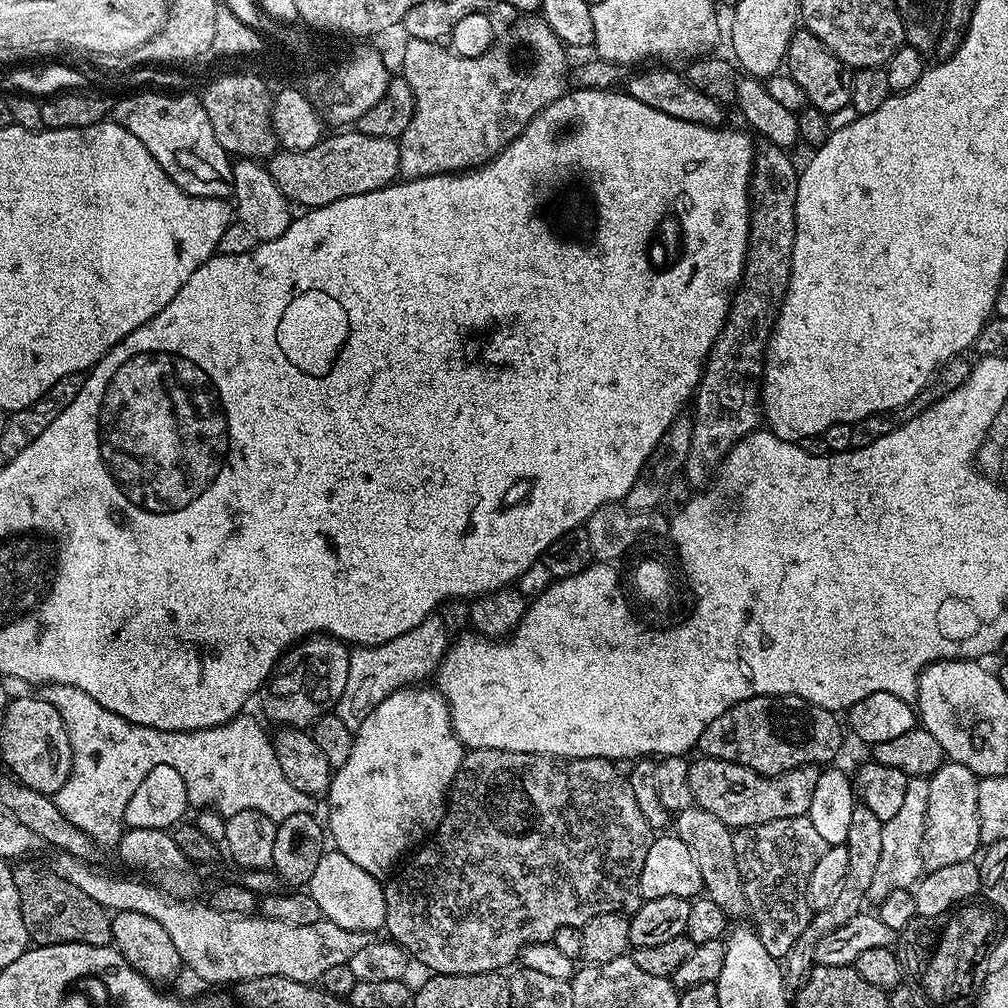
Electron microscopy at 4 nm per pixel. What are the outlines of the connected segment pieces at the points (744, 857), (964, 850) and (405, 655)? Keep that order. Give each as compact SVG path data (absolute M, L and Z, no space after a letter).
M808 815L798 818L778 818L778 822L762 822L758 826L735 829L734 858L748 899L751 923L760 935L762 946L770 950L775 960L783 961L790 954L790 946L810 927L808 883L818 858L829 844L814 830Z
M946 762L933 776L927 777L927 781L930 786L930 802L926 802L924 867L933 872L942 866L951 866L954 862L973 859L981 851L978 826L980 780L970 770L966 770L966 766Z
M440 614L427 616L414 630L402 634L398 638L390 638L381 644L360 646L349 655L350 670L346 674L346 690L342 690L342 698L336 705L335 715L346 722L346 726L355 734L358 726L390 694L394 694L400 688L415 685L433 675L439 667L445 653L448 652L450 633L444 625Z

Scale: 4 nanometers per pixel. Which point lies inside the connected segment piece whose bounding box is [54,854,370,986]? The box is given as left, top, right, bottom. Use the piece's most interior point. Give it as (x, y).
(219, 948)

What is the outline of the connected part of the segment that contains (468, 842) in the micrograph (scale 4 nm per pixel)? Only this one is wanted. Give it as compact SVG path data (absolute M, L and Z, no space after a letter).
M473 748L465 751L462 766L454 778L451 793L446 801L442 822L427 843L415 853L417 856L405 866L404 873L394 877L390 882L387 881L384 890L386 898L384 928L392 935L389 937L399 944L415 963L417 960L422 967L429 968L427 970L429 973L438 976L482 974L500 972L507 964L515 965L525 948L531 944L549 943L560 928L580 930L584 924L600 914L635 912L642 903L640 899L642 862L646 862L646 853L650 851L654 839L654 829L646 820L640 820L642 812L636 812L637 804L632 804L634 792L628 777L616 768L619 767L613 761L602 758L565 760L563 756L540 756L536 752L511 752L493 748Z

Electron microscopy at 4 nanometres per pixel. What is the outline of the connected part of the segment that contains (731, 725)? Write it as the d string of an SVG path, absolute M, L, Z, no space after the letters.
M755 696L746 698L726 714L718 714L714 722L706 726L700 735L698 752L701 757L709 756L715 760L725 760L746 766L763 776L782 774L786 770L801 768L807 764L813 766L828 766L840 752L844 744L844 736L840 733L837 713L828 712L824 708L814 706L810 702L798 699L797 696Z

